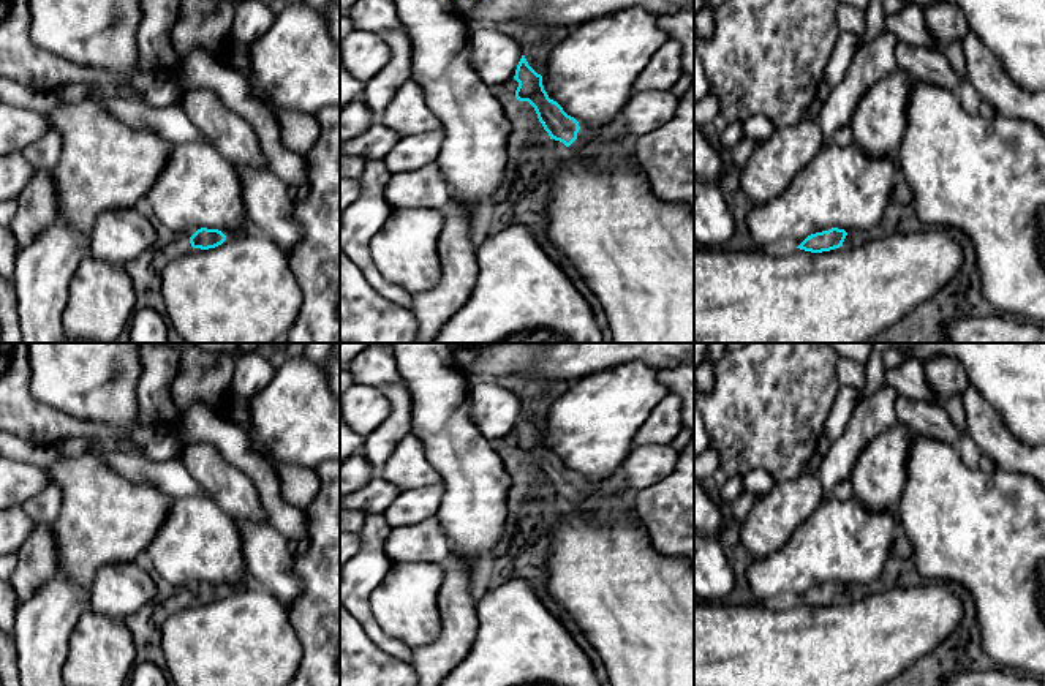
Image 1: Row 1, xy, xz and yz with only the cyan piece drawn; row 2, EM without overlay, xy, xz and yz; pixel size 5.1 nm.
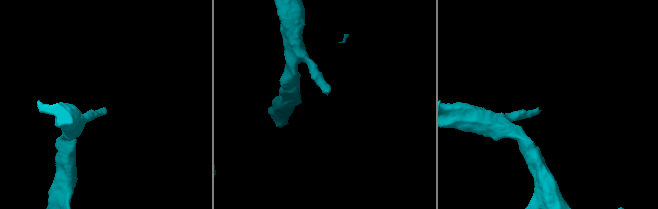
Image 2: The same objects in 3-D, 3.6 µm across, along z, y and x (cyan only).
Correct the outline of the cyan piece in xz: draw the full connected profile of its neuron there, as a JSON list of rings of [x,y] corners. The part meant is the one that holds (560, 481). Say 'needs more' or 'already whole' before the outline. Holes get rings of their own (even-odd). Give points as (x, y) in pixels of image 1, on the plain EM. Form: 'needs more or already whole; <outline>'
needs more; [[[522,409],[514,433],[519,436],[515,452],[528,455],[550,493],[563,496],[571,511],[580,509],[588,499],[598,498],[601,488],[593,482],[580,482],[579,476],[568,469],[563,462],[549,452],[542,439],[542,430],[538,428]]]

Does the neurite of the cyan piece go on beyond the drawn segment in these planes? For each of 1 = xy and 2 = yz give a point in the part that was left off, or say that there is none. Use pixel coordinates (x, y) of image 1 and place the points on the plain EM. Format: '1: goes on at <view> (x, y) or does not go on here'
1: does not go on here
2: does not go on here

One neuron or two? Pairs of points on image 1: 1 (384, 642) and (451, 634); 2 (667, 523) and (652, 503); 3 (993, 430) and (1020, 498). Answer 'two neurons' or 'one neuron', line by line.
1: two neurons
2: one neuron
3: two neurons

